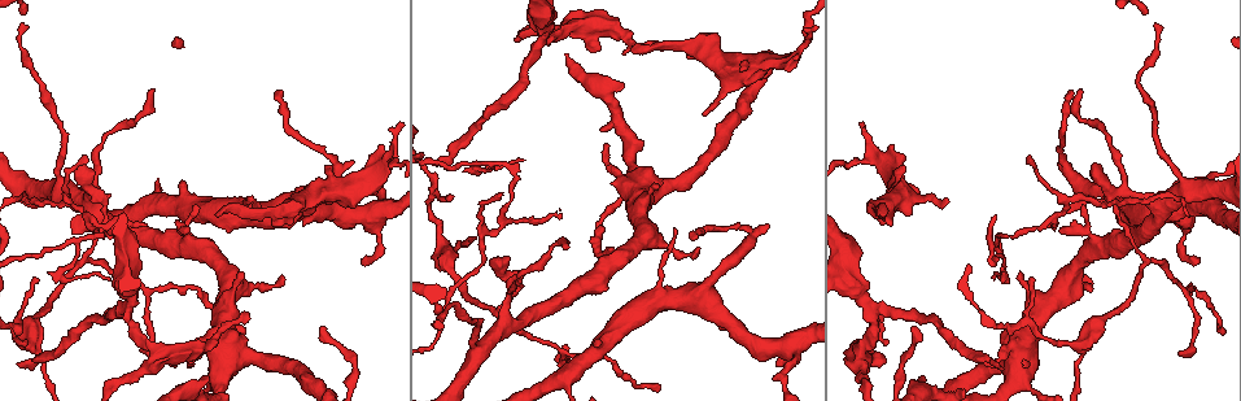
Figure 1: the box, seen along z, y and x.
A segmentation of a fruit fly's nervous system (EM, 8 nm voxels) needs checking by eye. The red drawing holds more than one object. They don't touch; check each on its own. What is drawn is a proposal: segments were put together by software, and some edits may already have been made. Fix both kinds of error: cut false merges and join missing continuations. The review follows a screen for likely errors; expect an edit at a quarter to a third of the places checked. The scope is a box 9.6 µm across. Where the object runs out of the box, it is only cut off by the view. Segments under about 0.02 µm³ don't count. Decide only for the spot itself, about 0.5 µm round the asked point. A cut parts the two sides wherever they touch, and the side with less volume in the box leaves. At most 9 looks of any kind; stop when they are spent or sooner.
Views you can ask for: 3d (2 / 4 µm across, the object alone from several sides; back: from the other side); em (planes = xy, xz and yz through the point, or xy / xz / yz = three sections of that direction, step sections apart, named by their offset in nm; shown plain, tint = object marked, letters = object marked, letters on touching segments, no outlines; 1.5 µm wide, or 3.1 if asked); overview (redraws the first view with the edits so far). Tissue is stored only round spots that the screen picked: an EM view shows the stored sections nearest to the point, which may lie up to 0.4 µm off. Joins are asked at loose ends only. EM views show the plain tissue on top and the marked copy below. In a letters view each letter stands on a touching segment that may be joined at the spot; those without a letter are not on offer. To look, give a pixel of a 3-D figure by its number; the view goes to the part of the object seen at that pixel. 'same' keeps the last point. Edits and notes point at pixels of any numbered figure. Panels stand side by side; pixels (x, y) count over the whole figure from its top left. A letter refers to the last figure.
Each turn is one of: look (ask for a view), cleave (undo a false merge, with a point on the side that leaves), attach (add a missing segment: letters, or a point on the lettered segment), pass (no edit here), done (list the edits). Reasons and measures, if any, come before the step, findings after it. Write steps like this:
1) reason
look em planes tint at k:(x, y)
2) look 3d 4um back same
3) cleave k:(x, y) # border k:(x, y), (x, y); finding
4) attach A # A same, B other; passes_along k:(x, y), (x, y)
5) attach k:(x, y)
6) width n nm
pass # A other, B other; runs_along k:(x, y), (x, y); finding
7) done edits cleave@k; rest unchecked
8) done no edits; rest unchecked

look em xz step 4 tint at 1:(629, 51)

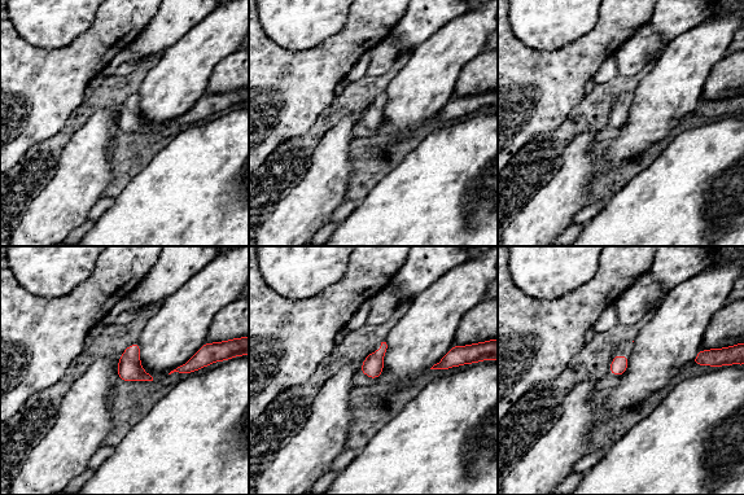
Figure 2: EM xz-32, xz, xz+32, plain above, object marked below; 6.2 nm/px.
look em planes letters same

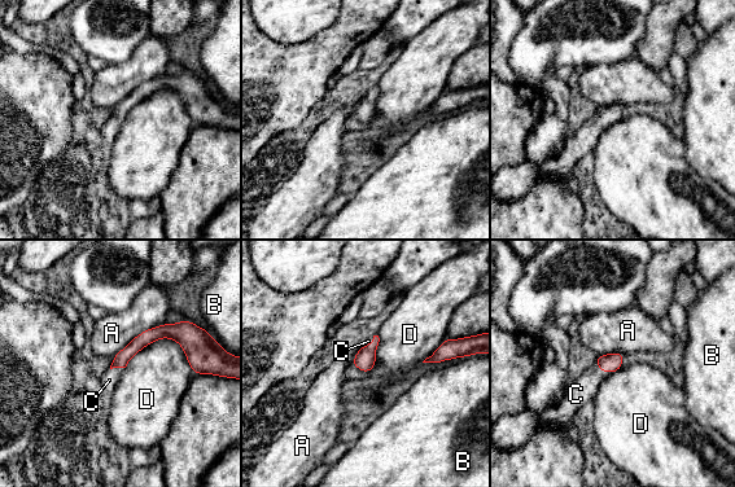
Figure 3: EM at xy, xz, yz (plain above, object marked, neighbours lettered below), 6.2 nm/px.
longest_contact D 400 nm
attach C # A other, B other, C same, D other; it goes on there

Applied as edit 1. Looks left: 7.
thin end
look em planes letters at 1:(559, 218)

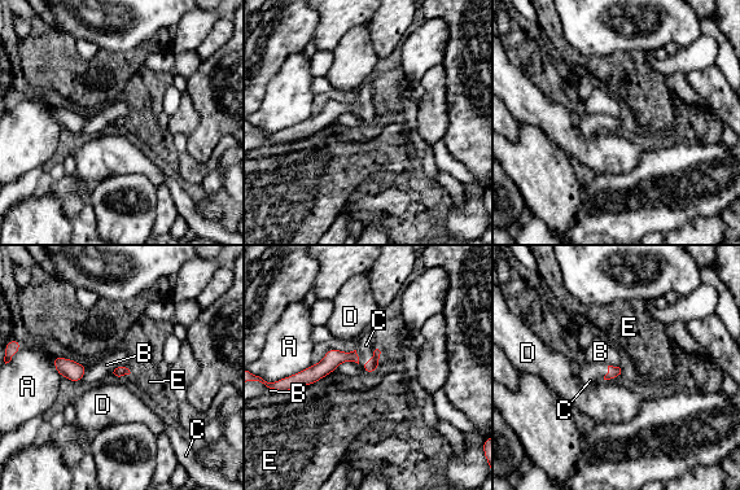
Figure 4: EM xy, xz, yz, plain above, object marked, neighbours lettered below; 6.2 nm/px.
attach C # A other, B other, C same, D other, E other; passes_along 4:(371, 364), (372, 357), (366, 345); the neuron continues

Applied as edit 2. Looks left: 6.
look em planes letters at 1:(495, 310)

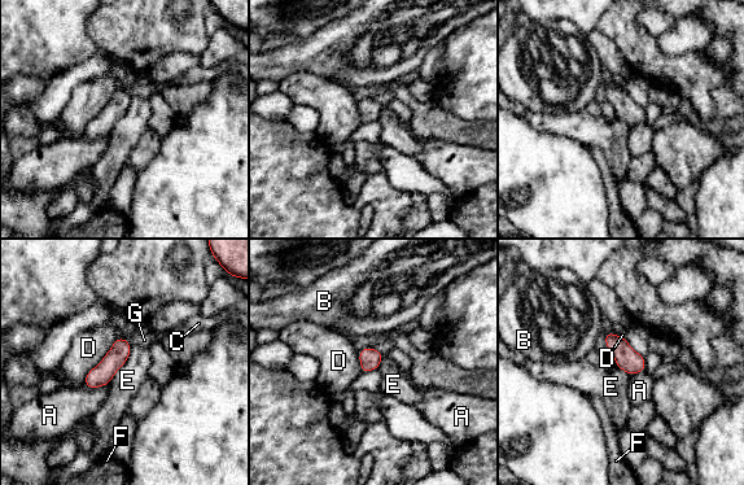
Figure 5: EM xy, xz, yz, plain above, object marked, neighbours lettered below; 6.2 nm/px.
pass # A other, B other, C other, D other, E other, F other, G other; border 5:(131, 345), (127, 361), (108, 384); one neuron here

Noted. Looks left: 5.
done edits attach@3, attach@4; rest unchecked

